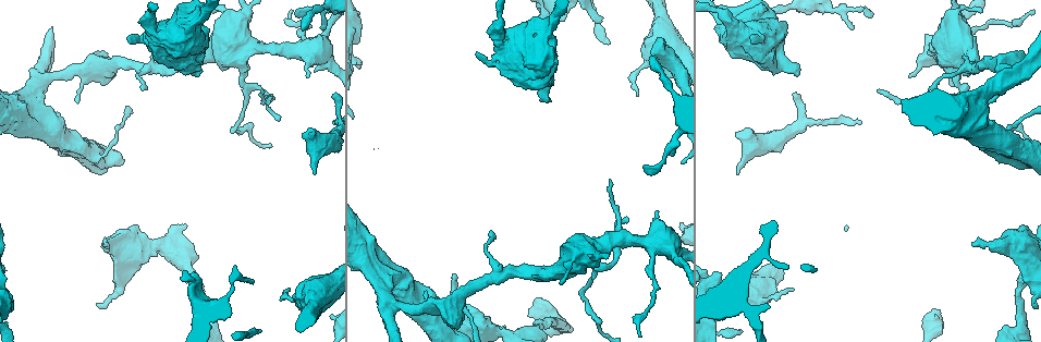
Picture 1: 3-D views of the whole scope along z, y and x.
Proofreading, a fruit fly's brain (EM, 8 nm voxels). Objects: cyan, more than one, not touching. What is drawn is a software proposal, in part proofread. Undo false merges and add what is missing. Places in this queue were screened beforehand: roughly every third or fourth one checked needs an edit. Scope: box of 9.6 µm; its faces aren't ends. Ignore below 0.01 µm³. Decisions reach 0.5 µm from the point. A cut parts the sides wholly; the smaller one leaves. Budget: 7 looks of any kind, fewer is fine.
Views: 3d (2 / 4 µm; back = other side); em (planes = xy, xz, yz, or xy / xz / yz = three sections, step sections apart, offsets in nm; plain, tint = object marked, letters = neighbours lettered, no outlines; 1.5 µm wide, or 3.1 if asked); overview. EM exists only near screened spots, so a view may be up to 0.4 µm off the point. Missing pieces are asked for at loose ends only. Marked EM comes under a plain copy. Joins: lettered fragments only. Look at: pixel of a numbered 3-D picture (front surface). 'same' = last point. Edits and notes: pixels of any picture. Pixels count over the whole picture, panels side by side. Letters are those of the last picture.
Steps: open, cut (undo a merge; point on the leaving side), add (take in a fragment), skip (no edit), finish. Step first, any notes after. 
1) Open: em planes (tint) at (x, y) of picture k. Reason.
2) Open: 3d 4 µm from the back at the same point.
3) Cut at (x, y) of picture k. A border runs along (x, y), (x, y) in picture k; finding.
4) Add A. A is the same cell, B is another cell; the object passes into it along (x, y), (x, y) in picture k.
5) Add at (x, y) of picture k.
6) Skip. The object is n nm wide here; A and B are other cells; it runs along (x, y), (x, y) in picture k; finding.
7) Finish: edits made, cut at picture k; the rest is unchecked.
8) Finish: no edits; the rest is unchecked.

Open: 3d 2 µm at (601, 21) of picture 1. Thin end.

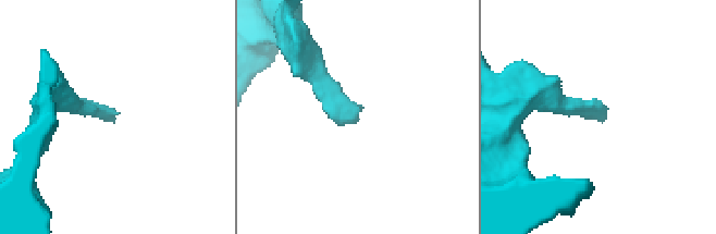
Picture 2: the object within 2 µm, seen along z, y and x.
Open: em planes (letters) at (114, 119) of picture 2. Need the tissue.

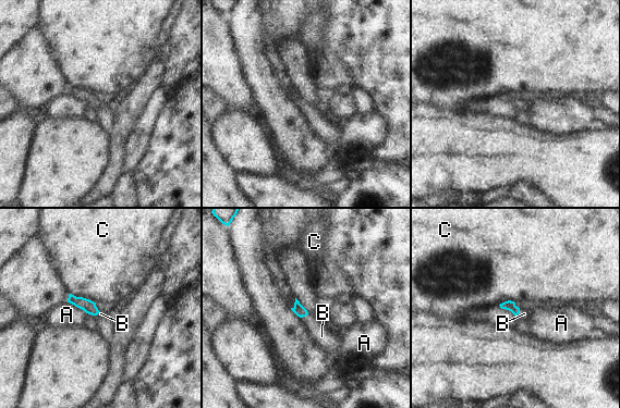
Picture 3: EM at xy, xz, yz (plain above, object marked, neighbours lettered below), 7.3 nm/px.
Add B. B is the same cell, A and C are other cells; the object passes into it along (299, 309), (304, 316), (321, 336) in picture 3; it goes on there.

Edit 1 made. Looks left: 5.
Open: em xy step 8 (letters) at (476, 53) of picture 1. Stops while still wide.

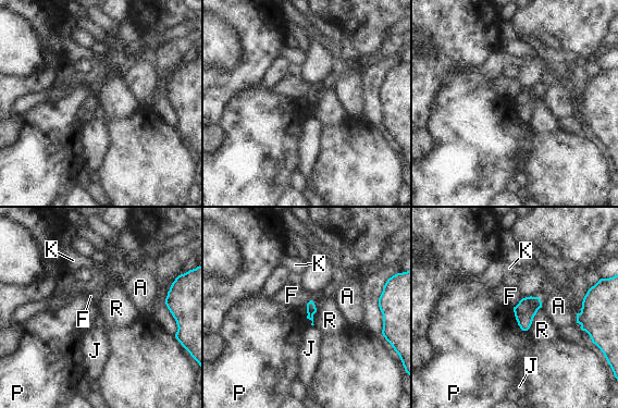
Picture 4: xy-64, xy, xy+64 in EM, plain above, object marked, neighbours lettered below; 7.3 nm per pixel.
Open: em planes (letters) at the same point. Another direction.

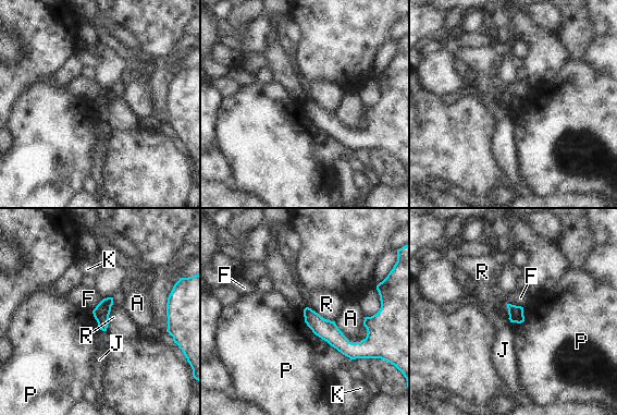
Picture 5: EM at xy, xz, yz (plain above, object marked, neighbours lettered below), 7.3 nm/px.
Skip. The longest contact is with P, 500 nm; A, F, J, K, P and R are other cells; a border runs along (303, 309), (306, 325), (350, 359) in picture 5; no lettered fragment goes on from it.

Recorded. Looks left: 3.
Open: em planes (letters) at (141, 89) of picture 1. An open end.

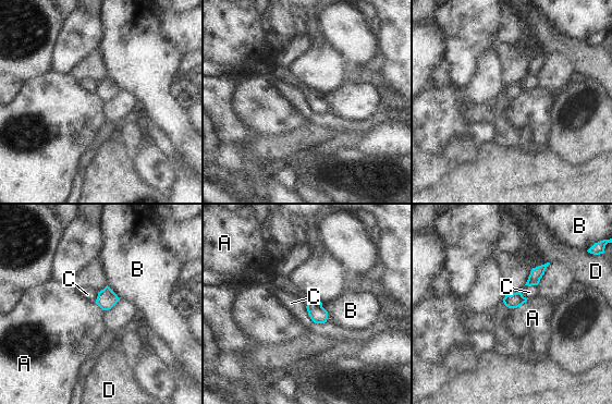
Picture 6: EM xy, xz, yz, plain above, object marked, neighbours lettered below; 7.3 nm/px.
Skip. The longest contact is with C, 200 nm; A, B, C and D are other cells; a border runs along (527, 298), (513, 309) in picture 6; none of them fits.

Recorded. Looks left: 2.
Finish: edits made, add at picture 3; the rest is unchecked.

